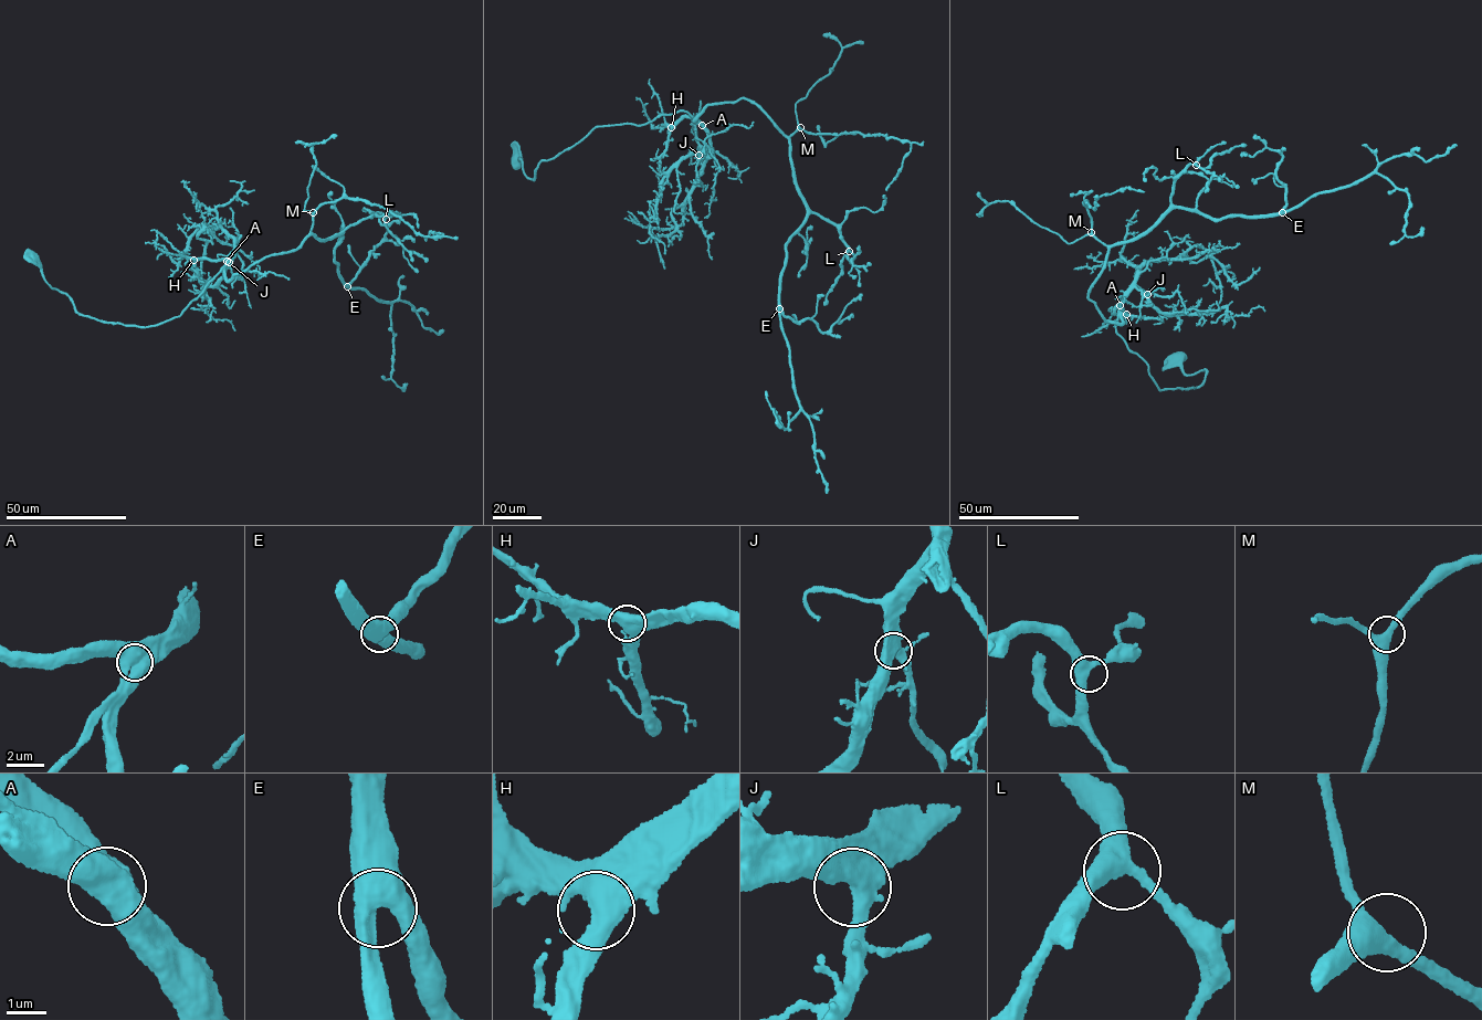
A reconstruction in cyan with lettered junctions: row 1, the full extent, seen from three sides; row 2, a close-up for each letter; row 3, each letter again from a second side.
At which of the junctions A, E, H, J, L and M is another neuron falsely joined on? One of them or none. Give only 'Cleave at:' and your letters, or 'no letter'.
Cleave at: no letter

